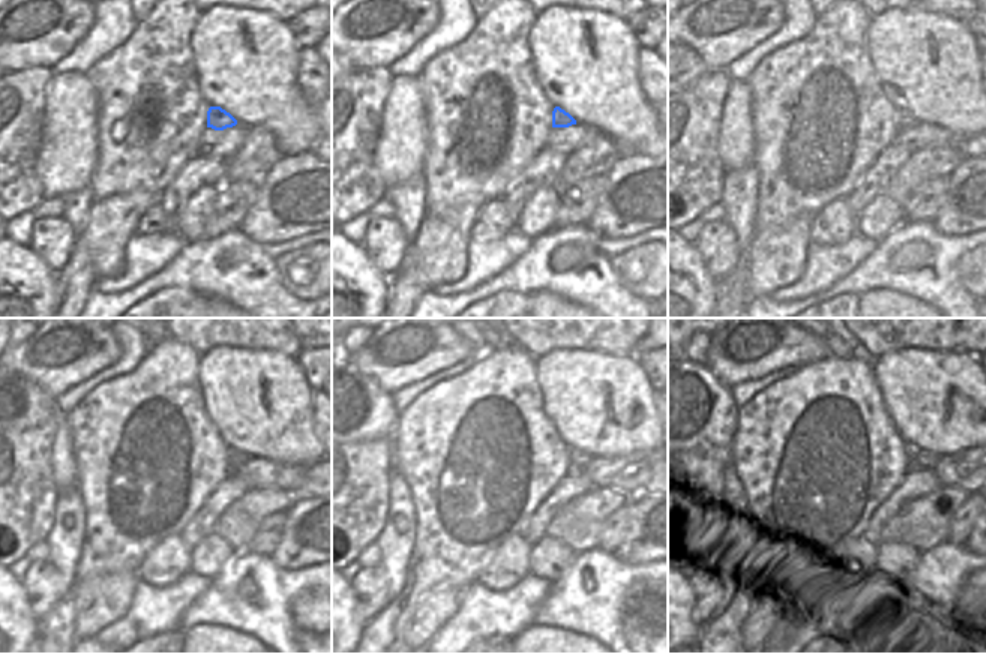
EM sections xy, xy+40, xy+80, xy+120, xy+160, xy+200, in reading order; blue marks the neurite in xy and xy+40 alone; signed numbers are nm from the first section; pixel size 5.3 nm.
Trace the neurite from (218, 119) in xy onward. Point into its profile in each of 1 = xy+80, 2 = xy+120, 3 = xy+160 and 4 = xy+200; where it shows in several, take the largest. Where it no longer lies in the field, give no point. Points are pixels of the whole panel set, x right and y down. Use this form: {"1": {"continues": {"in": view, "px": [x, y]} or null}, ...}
{"1": {"continues": {"in": "xy+80", "px": [905, 120]}}, "2": {"continues": {"in": "xy+120", "px": [236, 458]}}, "3": {"continues": {"in": "xy+160", "px": [578, 461]}}, "4": {"continues": {"in": "xy+200", "px": [922, 458]}}}

